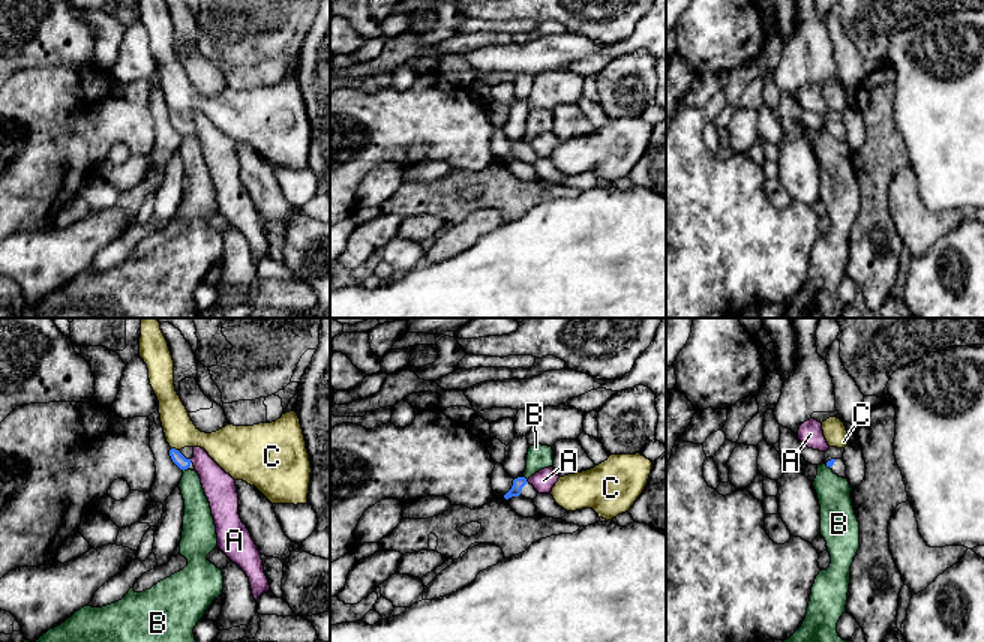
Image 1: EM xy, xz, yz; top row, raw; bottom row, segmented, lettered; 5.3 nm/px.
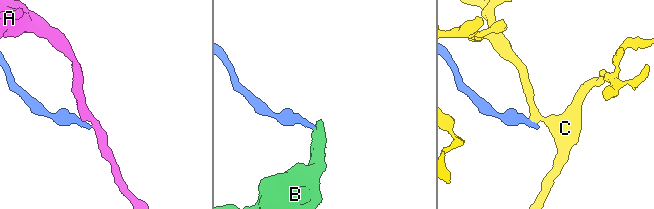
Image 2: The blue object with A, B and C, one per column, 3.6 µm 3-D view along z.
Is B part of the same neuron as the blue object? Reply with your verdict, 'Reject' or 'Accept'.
Reject

